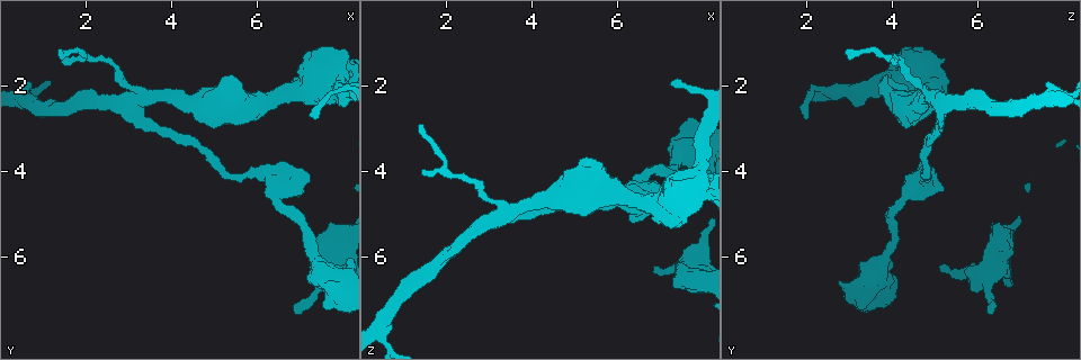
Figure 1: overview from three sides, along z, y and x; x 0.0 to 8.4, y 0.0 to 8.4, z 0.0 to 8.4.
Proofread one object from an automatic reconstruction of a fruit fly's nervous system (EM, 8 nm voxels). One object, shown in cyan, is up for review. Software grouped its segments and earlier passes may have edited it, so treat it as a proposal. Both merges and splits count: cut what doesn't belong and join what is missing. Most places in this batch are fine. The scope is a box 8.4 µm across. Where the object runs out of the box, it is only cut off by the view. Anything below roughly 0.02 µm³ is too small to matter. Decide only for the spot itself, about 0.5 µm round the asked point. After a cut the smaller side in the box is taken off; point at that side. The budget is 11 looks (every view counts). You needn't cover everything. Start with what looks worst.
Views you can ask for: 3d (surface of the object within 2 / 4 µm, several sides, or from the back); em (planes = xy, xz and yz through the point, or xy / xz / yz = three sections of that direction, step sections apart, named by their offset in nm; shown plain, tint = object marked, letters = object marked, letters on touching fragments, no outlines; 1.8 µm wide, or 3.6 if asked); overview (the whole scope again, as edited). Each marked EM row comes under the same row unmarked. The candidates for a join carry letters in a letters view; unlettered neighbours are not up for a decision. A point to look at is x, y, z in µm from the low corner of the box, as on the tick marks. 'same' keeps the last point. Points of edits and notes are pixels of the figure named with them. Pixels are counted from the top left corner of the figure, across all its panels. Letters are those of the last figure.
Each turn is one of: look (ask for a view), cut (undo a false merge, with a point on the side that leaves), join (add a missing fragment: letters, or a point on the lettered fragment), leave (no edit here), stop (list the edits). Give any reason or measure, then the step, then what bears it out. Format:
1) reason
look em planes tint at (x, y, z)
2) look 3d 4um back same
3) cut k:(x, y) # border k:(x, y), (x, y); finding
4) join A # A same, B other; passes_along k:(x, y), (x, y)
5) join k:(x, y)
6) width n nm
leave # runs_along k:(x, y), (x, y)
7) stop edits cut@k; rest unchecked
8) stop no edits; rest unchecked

four arms meet
look em xz step 16 tint at (3.00, 2.40, 5.10)

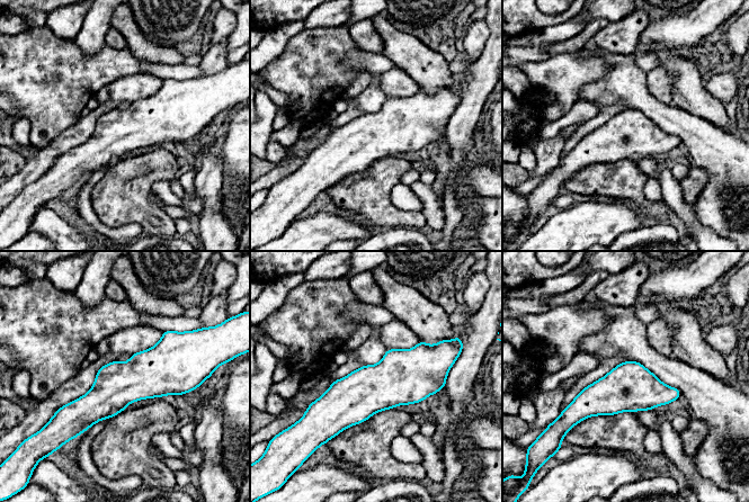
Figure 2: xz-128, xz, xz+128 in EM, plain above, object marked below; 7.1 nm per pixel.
look em planes letters same

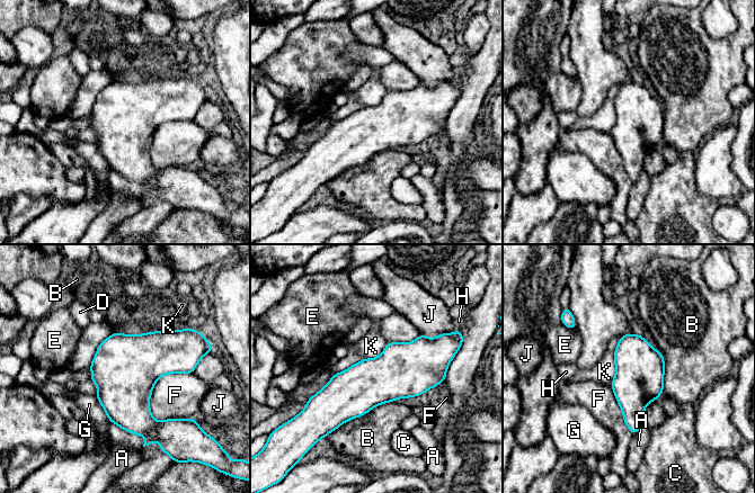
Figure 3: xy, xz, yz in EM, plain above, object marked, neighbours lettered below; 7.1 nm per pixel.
leave # A other, B other, C other, D other, E other, F other, G other, H other, J other, K other; continuous, no second neuron

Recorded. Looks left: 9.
two arms in line, one across
look 3d 4um at (6.45, 4.45, 4.40)

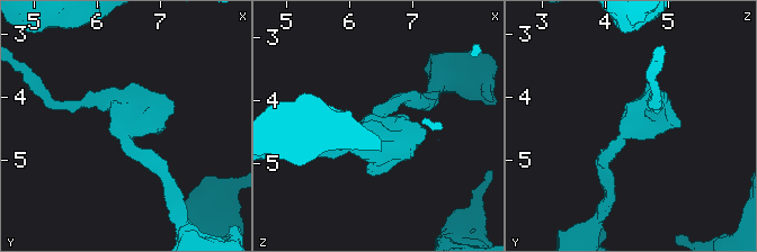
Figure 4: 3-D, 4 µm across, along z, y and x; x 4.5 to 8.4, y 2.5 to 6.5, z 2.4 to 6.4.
look em planes letters at (6.40, 4.45, 4.40)

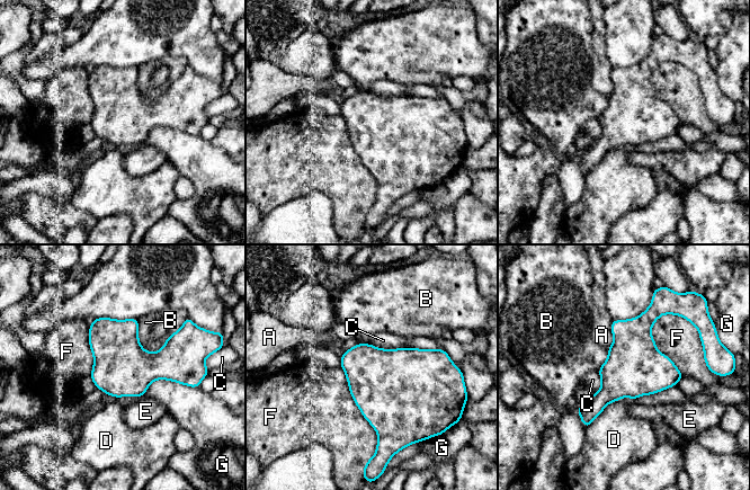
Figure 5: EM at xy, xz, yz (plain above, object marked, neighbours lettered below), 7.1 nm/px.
longest_contact C 550 nm
leave # A other, B other, C other, D other, E other, F other, G other; continuous, no second neuron

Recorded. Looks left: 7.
look 3d 4um back at (6.90, 7.25, 6.20)

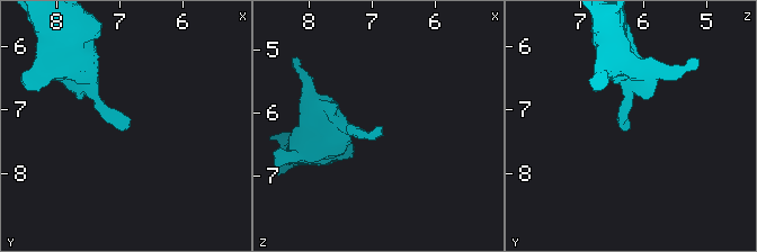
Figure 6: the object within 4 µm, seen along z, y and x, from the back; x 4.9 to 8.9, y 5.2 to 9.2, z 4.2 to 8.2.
look em planes letters at (6.85, 7.20, 6.20)

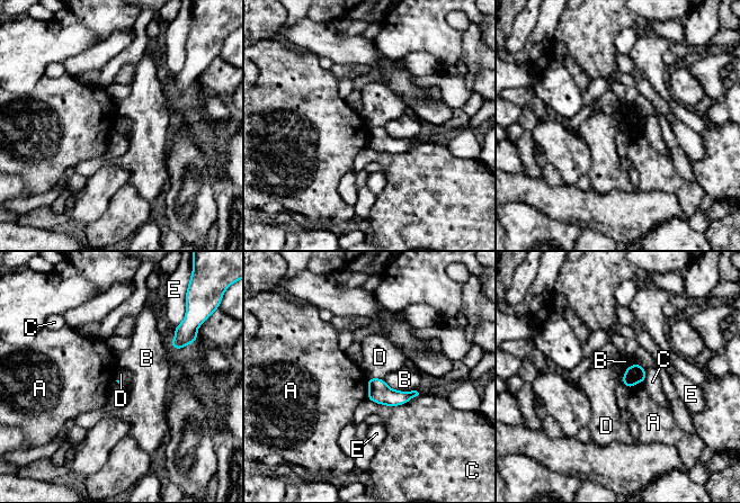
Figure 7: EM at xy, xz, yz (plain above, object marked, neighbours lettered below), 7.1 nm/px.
leave # A other, B other, C other, D other, E other; no lettered fragment goes on from it

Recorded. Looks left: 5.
calibre changes
look em 3.6um planes letters at (7.95, 1.70, 4.40)

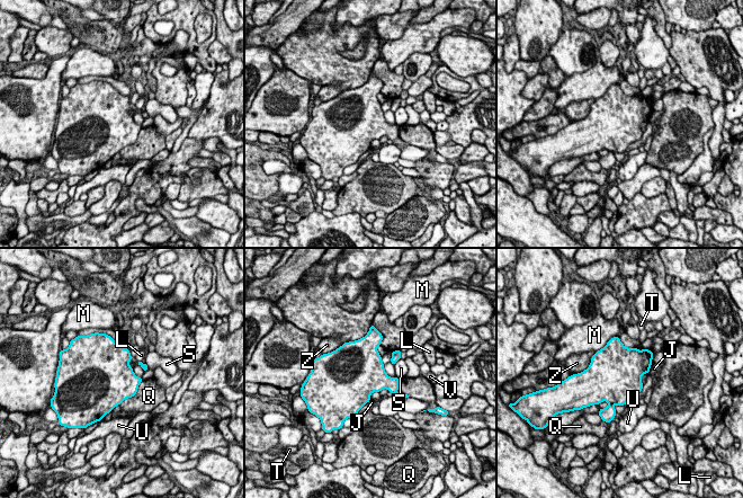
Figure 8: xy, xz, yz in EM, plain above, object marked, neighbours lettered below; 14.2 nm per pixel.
leave # J other, L other, M other, Q other, S other, T other, U other, V other, Z other; border 8:(646, 372), (641, 378), (643, 384); all the same neuron

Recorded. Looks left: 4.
stop no edits; rest unchecked

